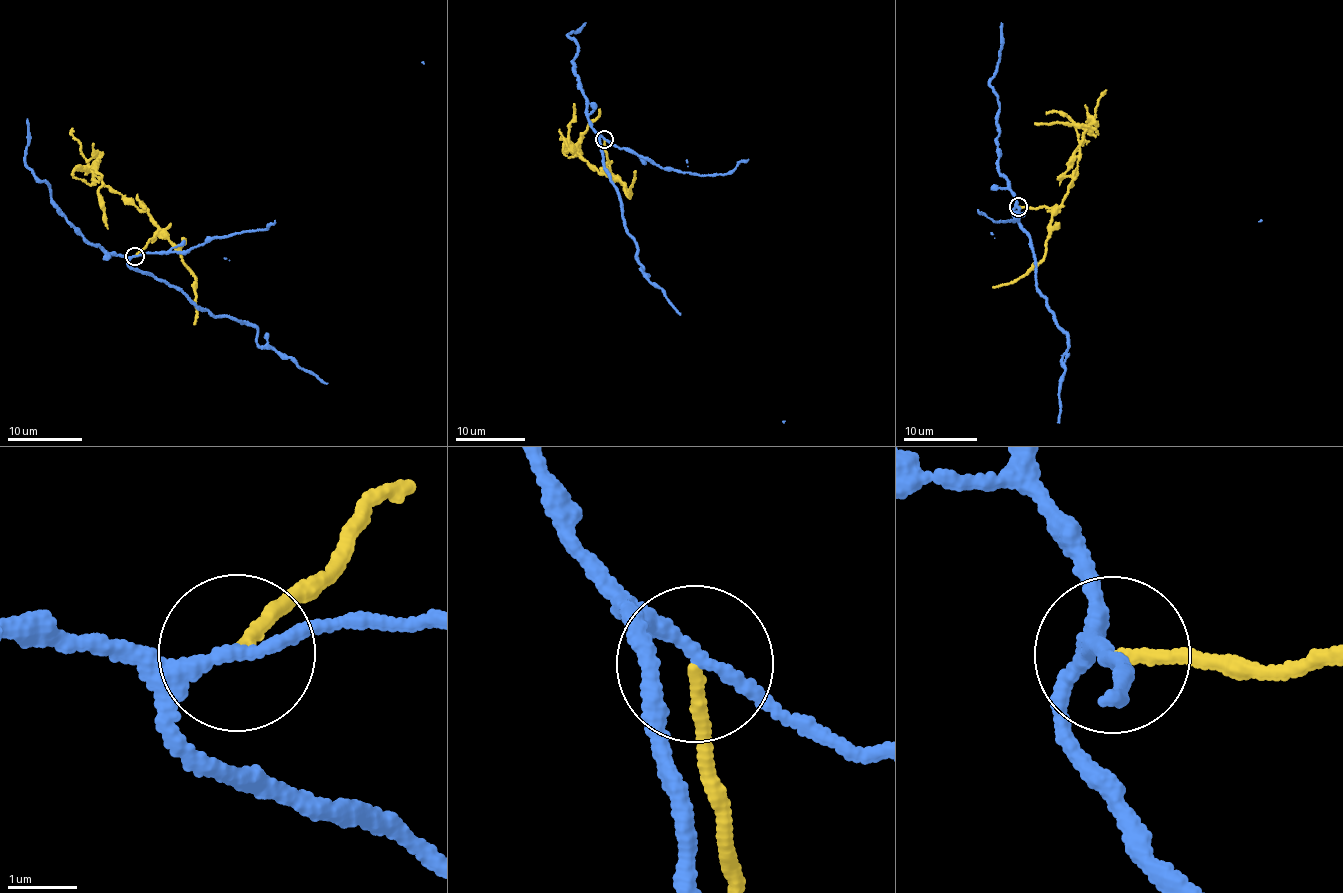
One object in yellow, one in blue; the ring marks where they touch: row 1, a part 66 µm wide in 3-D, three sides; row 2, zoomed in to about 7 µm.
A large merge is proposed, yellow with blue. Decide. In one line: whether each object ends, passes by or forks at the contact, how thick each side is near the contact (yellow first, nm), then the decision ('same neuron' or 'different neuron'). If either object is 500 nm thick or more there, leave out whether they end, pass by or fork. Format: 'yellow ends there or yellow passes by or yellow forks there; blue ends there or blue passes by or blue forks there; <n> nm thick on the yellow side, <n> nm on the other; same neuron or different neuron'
yellow ends there; blue passes by; 170 nm thick on the yellow side, 190 nm on the other; different neuron

